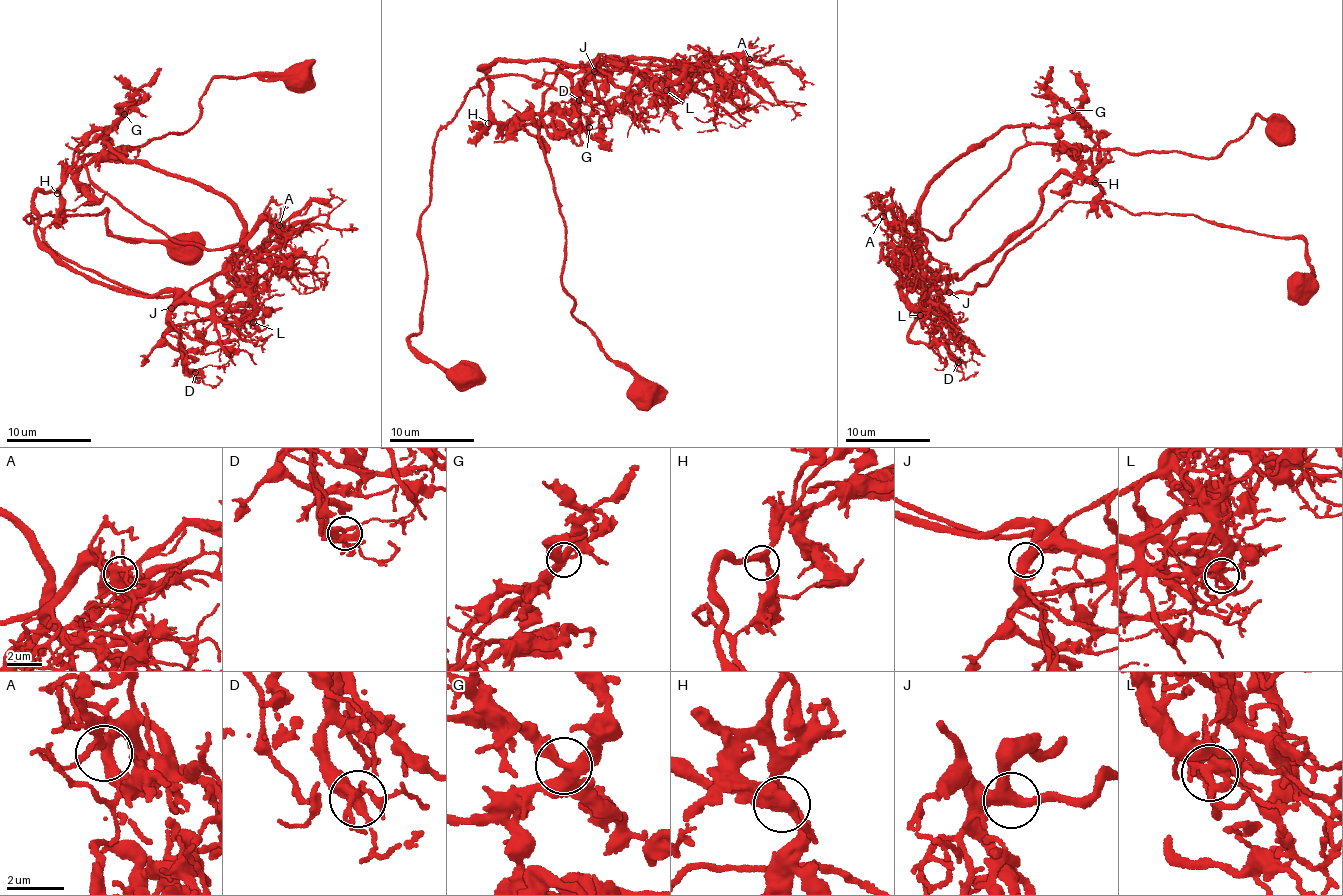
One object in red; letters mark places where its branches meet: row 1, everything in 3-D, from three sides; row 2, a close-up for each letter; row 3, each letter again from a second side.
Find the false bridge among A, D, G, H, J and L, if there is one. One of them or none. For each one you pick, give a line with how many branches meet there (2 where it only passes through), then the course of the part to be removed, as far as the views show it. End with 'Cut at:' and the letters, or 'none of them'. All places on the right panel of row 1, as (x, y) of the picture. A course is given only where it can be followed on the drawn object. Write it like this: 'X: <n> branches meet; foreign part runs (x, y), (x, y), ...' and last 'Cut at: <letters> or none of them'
L: 4 branches meet; foreign part runs (921, 315), (901, 278), (921, 228), (950, 238), (1026, 144), (1219, 158), (1256, 115), (1275, 140), (1289, 136)
Cut at: L

